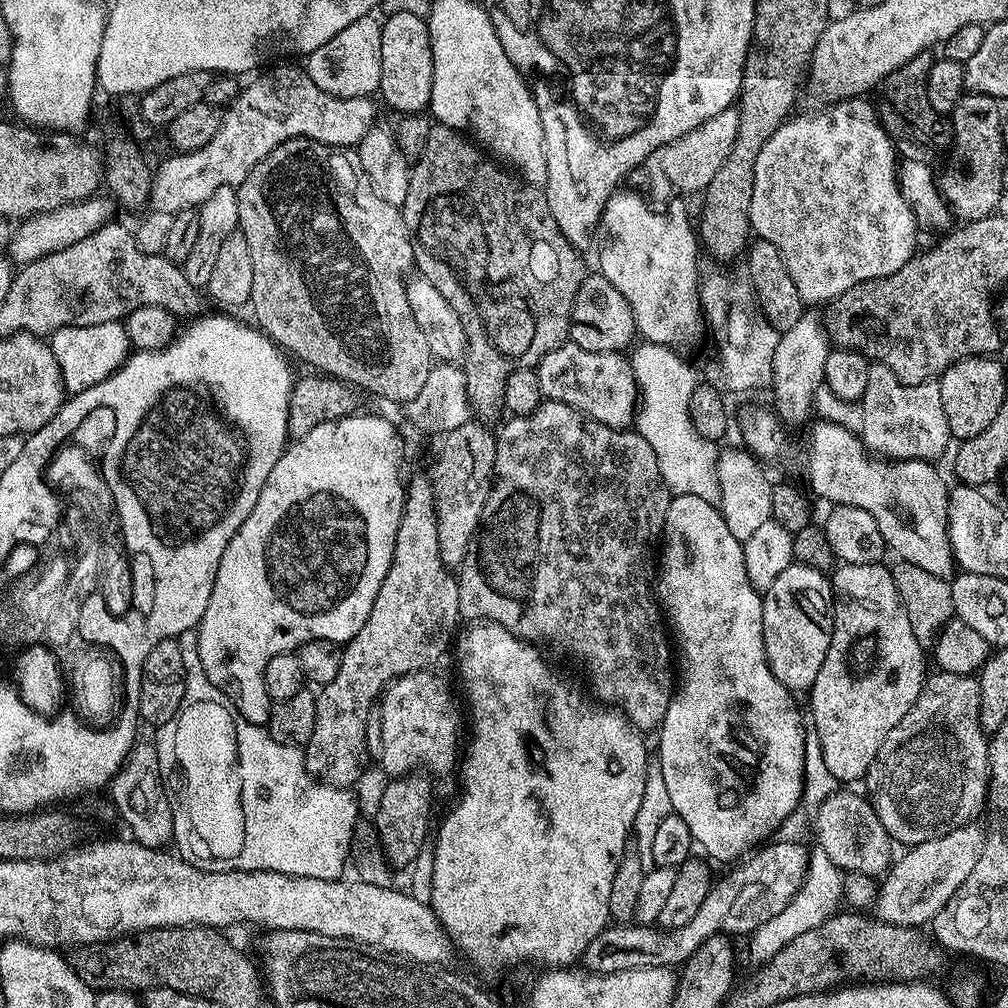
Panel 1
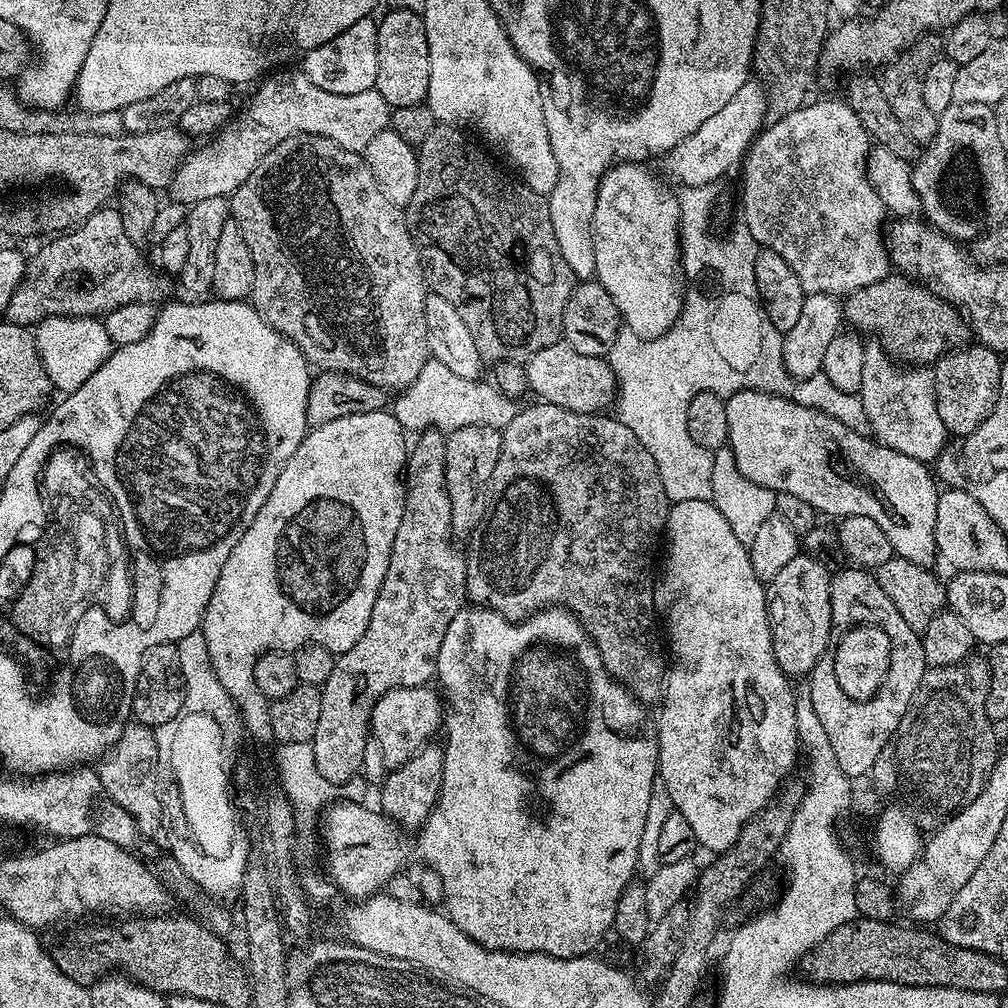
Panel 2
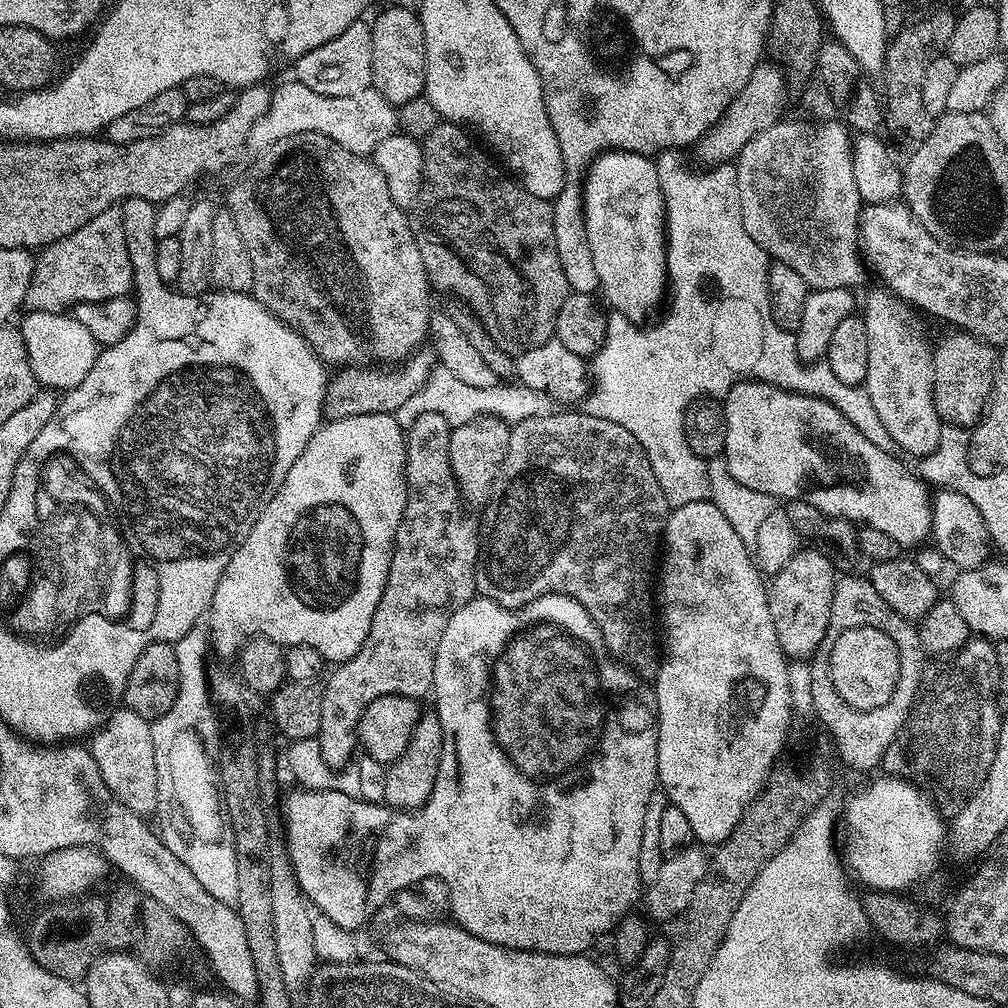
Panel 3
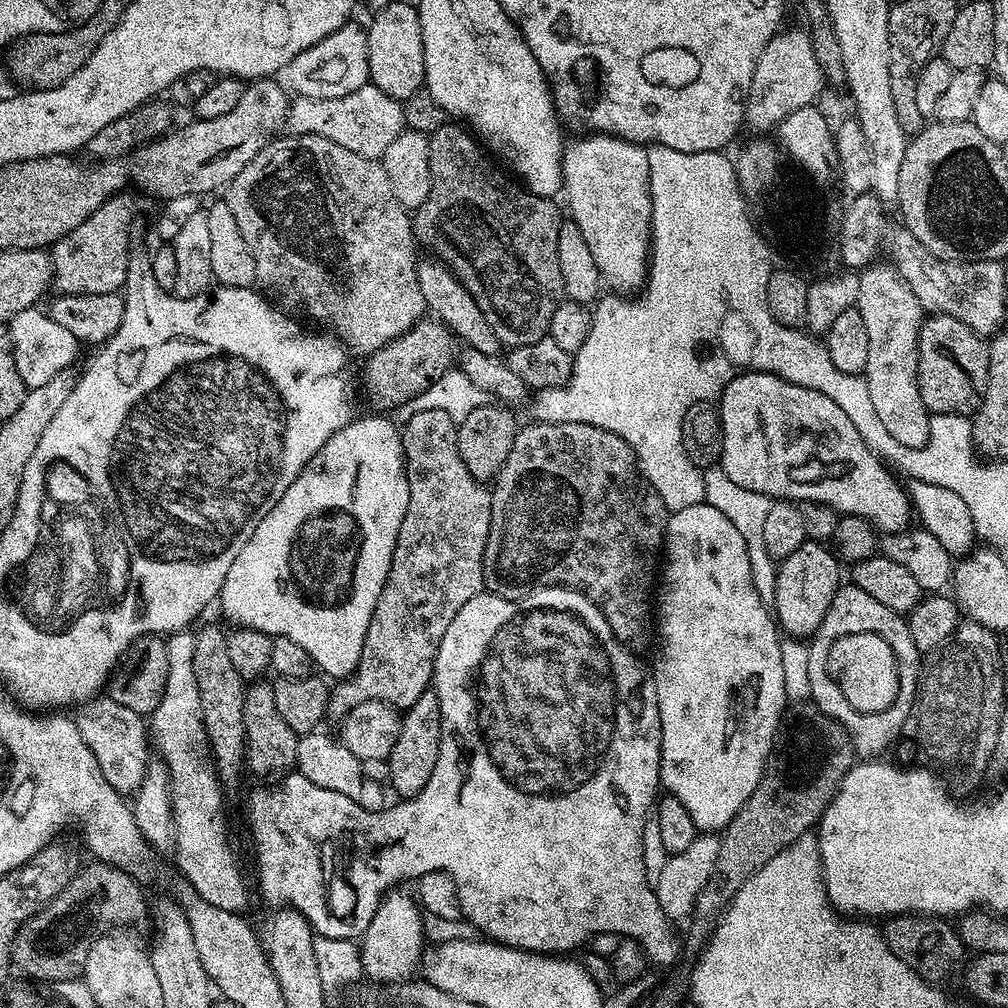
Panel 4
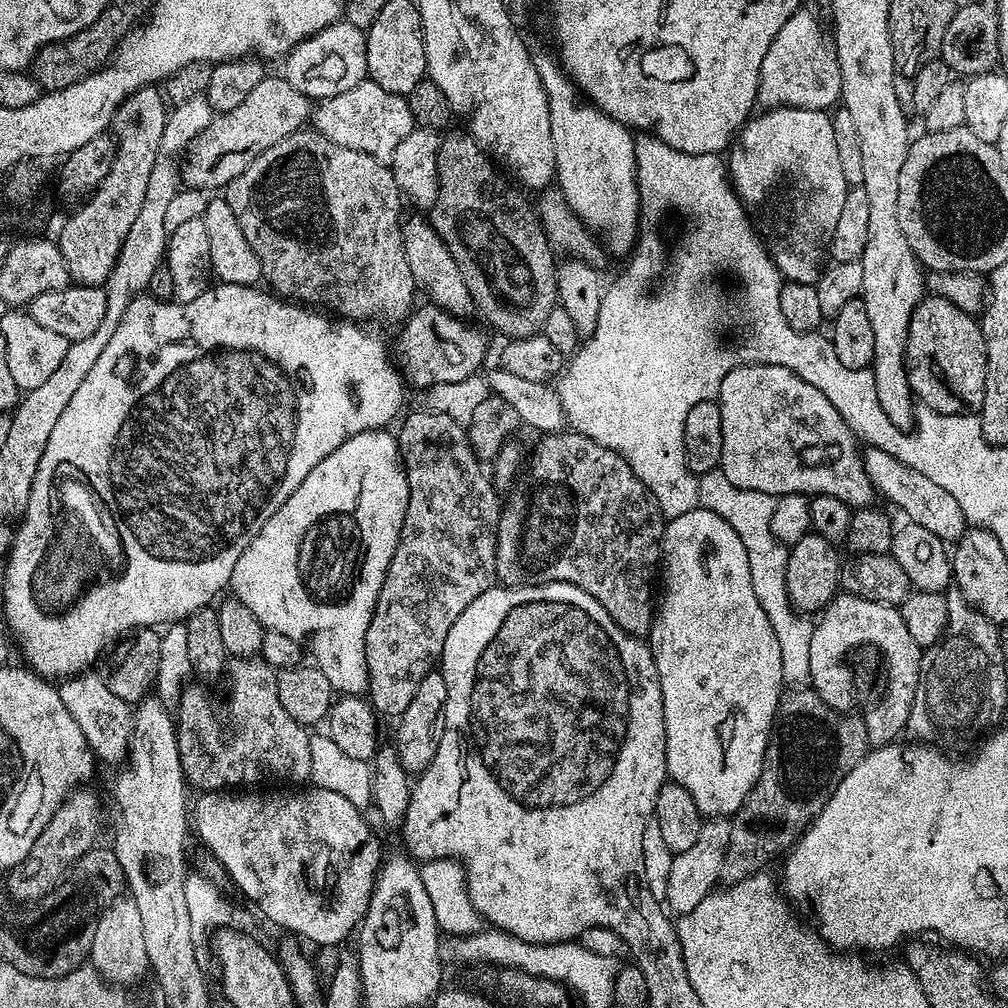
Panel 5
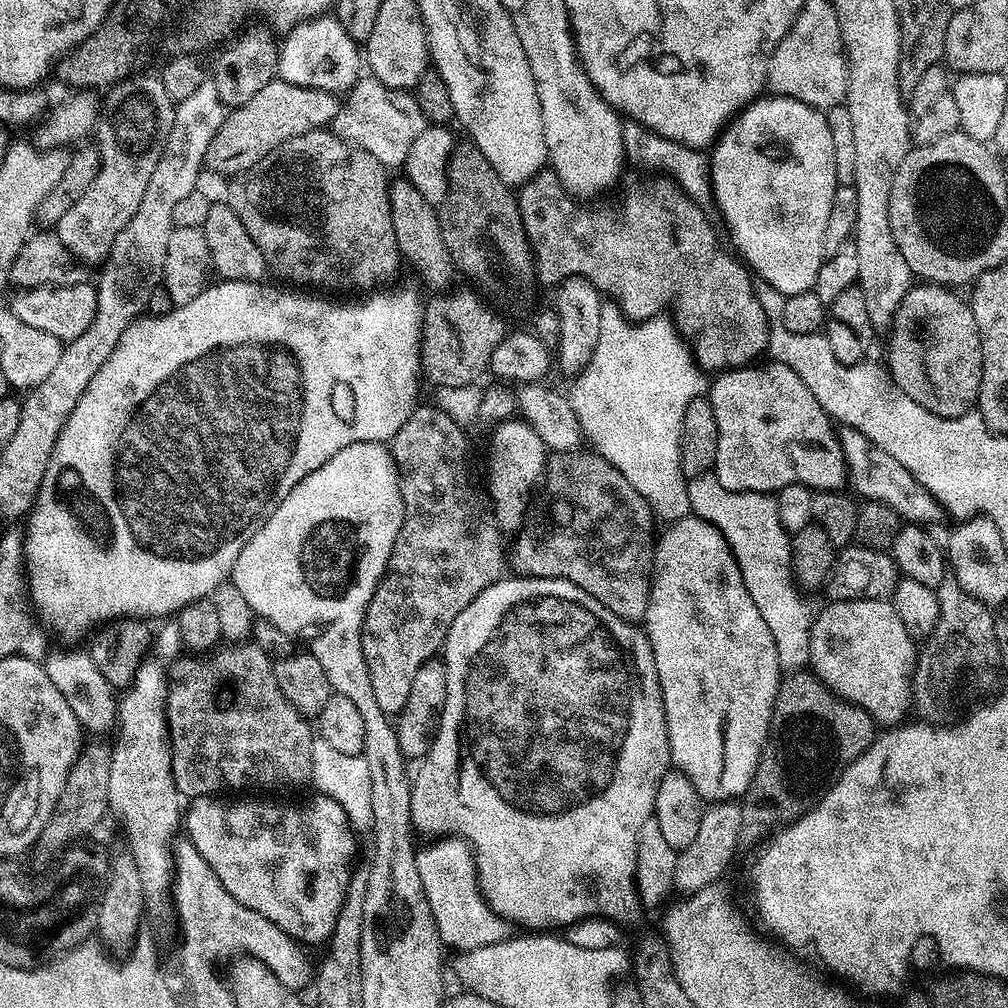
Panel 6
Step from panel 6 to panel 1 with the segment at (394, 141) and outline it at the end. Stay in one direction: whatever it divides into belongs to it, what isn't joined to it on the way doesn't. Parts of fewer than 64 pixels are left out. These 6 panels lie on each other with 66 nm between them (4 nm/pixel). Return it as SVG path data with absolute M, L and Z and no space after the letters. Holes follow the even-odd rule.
M272 66L267 70L261 71L248 85L239 89L238 95L235 100L232 101L230 107L223 113L220 125L218 126L218 134L214 134L214 138L210 138L210 142L206 142L206 146L202 146L198 150L193 152L176 152L172 154L169 160L164 160L160 165L155 165L152 173L152 189L150 191L150 208L154 212L170 212L178 213L184 208L196 208L206 202L206 198L210 198L210 194L214 194L214 190L220 189L221 186L230 186L236 188L242 183L244 179L250 174L250 170L254 170L254 166L258 166L258 162L262 162L262 158L266 158L270 155L275 148L282 146L282 142L287 140L293 140L299 136L305 136L307 140L317 140L323 144L329 144L335 148L352 148L359 145L360 140L365 136L368 131L377 123L376 120L376 108L371 103L373 102L367 96L355 96L354 98L342 98L341 96L335 96L330 94L326 90L322 90L316 85L313 80L307 74L307 71L303 67L300 68L280 68L284 66Z

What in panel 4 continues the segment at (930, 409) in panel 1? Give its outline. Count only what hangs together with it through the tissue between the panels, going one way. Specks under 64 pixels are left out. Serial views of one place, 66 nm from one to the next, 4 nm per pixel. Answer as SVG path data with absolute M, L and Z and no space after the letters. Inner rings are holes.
M873 262L859 273L857 310L866 322L870 351L866 370L862 373L870 390L870 402L882 418L882 426L902 442L902 446L920 448L930 438L932 416L922 402L918 386L918 338L920 325L926 319L924 307L914 298L914 290L906 286L891 263Z

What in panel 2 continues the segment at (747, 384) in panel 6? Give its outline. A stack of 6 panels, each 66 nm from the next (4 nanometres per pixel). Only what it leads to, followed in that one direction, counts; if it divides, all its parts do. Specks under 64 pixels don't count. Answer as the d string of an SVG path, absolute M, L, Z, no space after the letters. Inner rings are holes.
M744 388L727 397L726 422L727 447L732 449L738 470L742 470L750 482L758 482L758 486L766 486L775 493L794 494L803 498L816 508L817 513L823 515L825 512L835 518L874 518L882 534L890 538L890 546L895 555L920 564L923 568L932 568L937 563L936 523L941 489L936 488L937 477L925 461L910 458L910 454L902 454L898 450L890 450L875 439L850 430L850 426L842 426L842 422L830 418L830 414L798 406L793 400L773 396L771 392Z

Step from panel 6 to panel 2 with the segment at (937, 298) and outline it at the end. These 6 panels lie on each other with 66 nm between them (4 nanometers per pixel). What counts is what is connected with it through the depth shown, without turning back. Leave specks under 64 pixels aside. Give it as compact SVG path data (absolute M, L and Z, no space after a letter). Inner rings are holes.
M961 346L946 356L940 357L934 365L936 378L936 401L938 414L942 417L945 433L952 432L957 438L969 436L992 413L996 391L1000 385L1001 353L983 346Z

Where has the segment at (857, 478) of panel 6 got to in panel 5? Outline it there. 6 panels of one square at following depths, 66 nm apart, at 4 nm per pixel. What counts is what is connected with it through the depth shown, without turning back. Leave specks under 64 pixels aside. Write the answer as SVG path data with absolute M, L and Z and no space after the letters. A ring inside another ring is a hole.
M868 446L863 449L862 455L864 469L872 487L881 497L885 496L898 511L904 512L903 519L907 523L923 526L930 530L930 534L945 542L955 542L964 535L966 521L962 506L958 506L958 502L948 491L942 490L942 486L937 486L931 478L926 478L926 474L918 474L918 470L906 466L906 462L898 462L898 458L886 454L886 450Z

